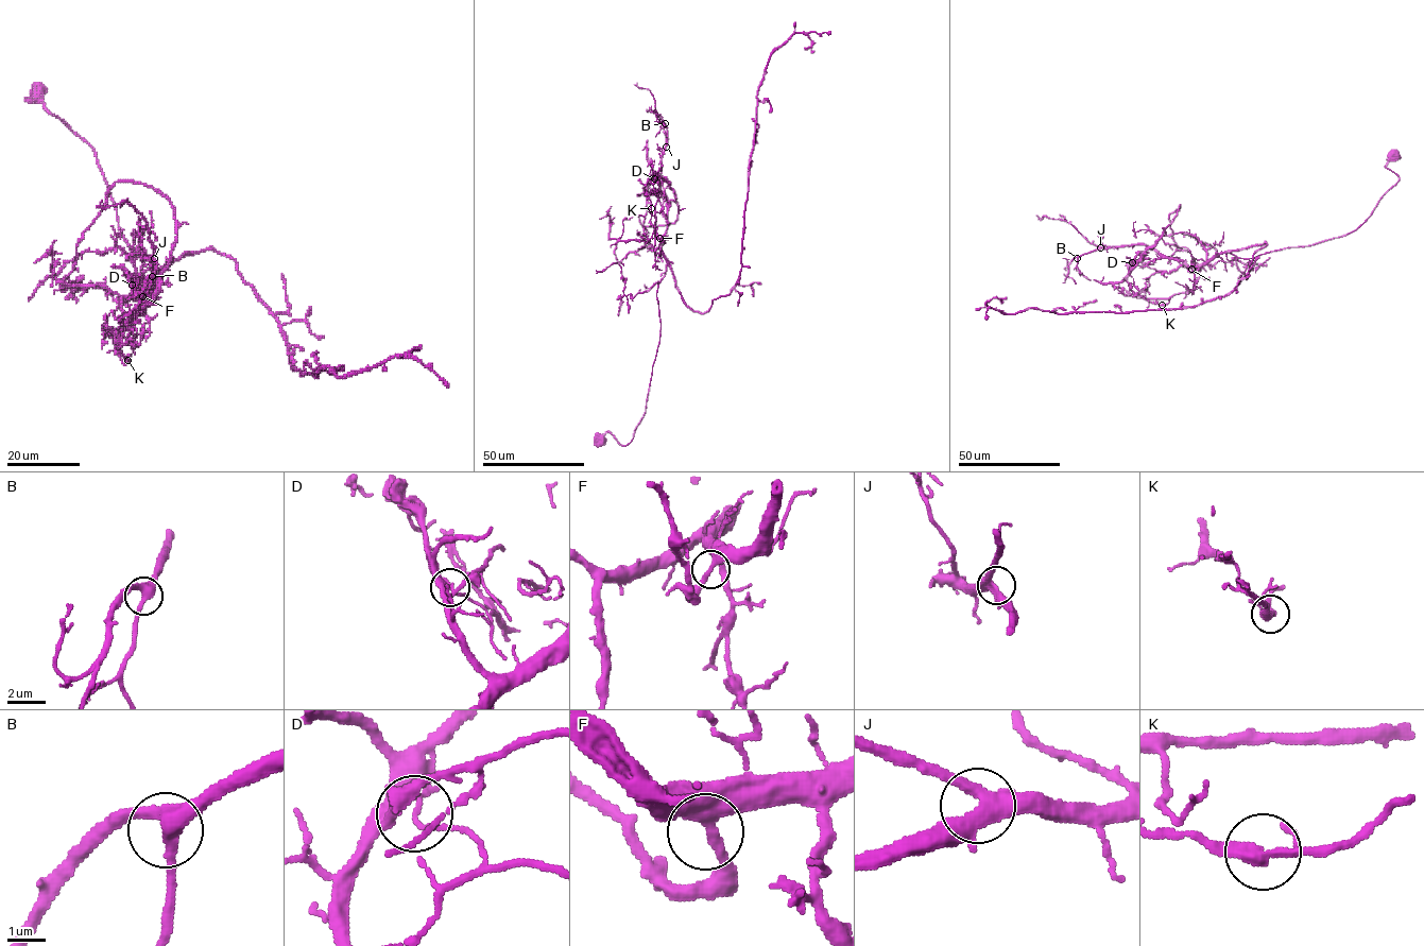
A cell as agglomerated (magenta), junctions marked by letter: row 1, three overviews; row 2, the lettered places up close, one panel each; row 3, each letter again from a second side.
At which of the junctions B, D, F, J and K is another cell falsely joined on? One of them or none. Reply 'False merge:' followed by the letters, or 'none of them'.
False merge: D

